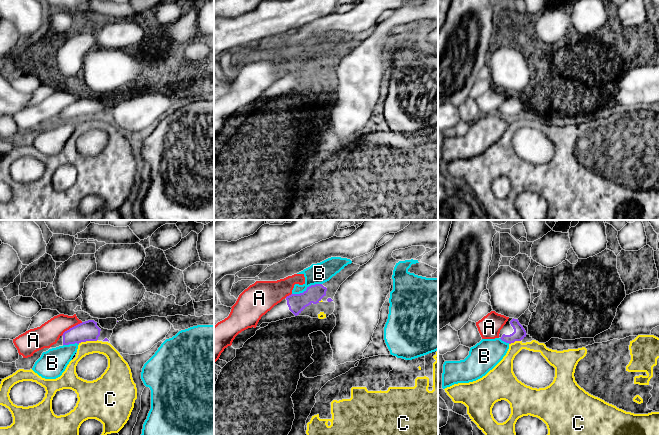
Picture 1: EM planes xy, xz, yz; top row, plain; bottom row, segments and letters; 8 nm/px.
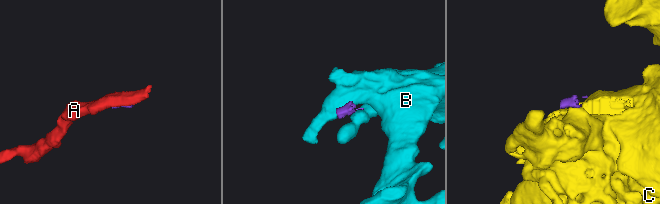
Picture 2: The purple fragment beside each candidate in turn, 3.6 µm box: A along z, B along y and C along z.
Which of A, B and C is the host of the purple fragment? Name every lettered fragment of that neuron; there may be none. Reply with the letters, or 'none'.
none

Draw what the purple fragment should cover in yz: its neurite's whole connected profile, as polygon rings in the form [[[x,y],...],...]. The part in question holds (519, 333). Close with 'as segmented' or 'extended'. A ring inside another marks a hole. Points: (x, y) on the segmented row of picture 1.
[[[509,318],[503,328],[500,330],[499,338],[506,343],[521,341],[526,337],[526,331],[519,323],[518,319]]]; extended

